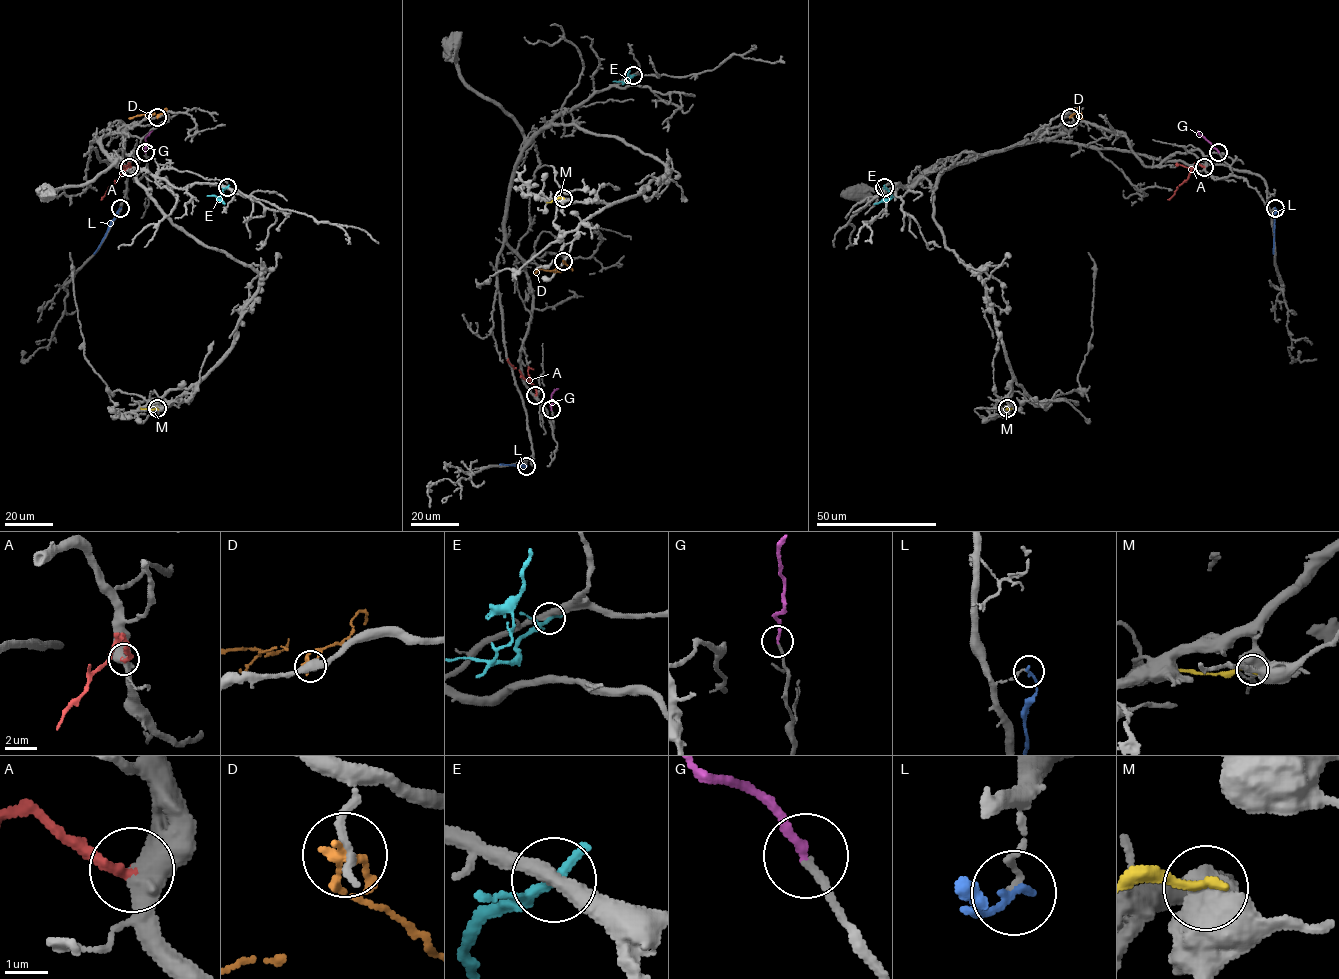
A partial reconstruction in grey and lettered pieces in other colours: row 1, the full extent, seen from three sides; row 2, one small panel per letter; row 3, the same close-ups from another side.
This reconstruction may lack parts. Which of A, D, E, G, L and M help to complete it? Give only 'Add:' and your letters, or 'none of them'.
Add: A, G

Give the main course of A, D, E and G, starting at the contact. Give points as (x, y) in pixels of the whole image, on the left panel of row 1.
A: (130, 167), (129, 164), (102, 199)
D: (157, 117), (151, 114), (128, 118)
E: (227, 187), (218, 197), (224, 204)
G: (145, 152), (145, 137), (152, 131)

